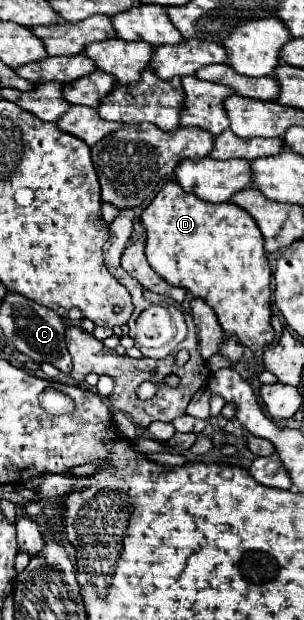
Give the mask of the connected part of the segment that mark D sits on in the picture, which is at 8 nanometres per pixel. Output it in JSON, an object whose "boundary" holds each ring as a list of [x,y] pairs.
{"boundary":[[[169,181],[155,195],[155,199],[143,209],[141,223],[145,227],[145,255],[149,265],[171,285],[185,287],[193,297],[205,299],[217,313],[219,325],[227,335],[237,335],[239,341],[249,349],[269,345],[275,337],[271,327],[271,269],[263,251],[263,237],[257,223],[231,201],[209,203],[199,197],[185,193],[181,185]]]}

